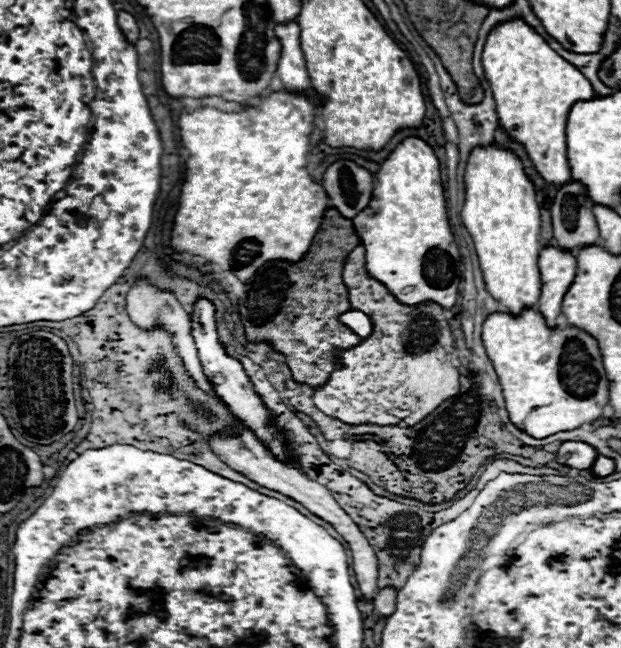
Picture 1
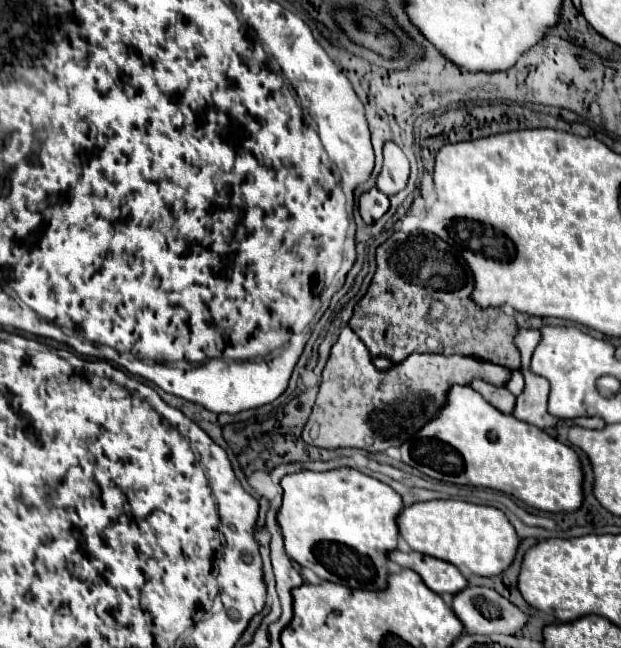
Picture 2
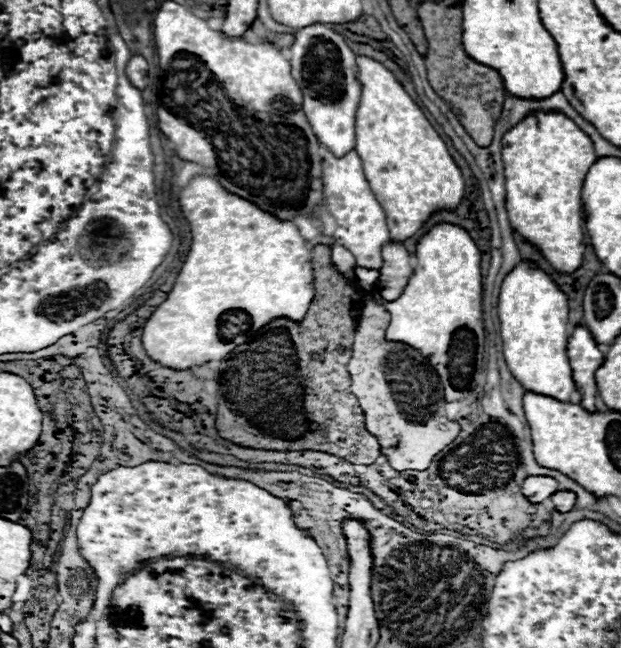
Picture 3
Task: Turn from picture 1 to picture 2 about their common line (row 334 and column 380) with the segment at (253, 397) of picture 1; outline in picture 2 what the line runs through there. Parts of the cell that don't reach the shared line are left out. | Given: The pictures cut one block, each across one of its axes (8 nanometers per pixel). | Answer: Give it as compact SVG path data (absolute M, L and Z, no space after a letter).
M372 188L368 192L364 192L360 196L360 216L366 224L374 224L380 216L384 216L384 212L388 210L388 198L384 194L380 194L378 188Z

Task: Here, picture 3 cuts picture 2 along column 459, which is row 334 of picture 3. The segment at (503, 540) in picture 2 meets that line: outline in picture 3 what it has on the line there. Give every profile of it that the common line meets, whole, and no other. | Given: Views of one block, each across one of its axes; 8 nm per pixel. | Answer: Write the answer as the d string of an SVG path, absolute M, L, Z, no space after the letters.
M532 262L516 264L500 286L498 298L500 336L504 342L504 360L514 378L530 392L568 402L574 388L572 370L566 358L568 342L568 298L554 280Z

